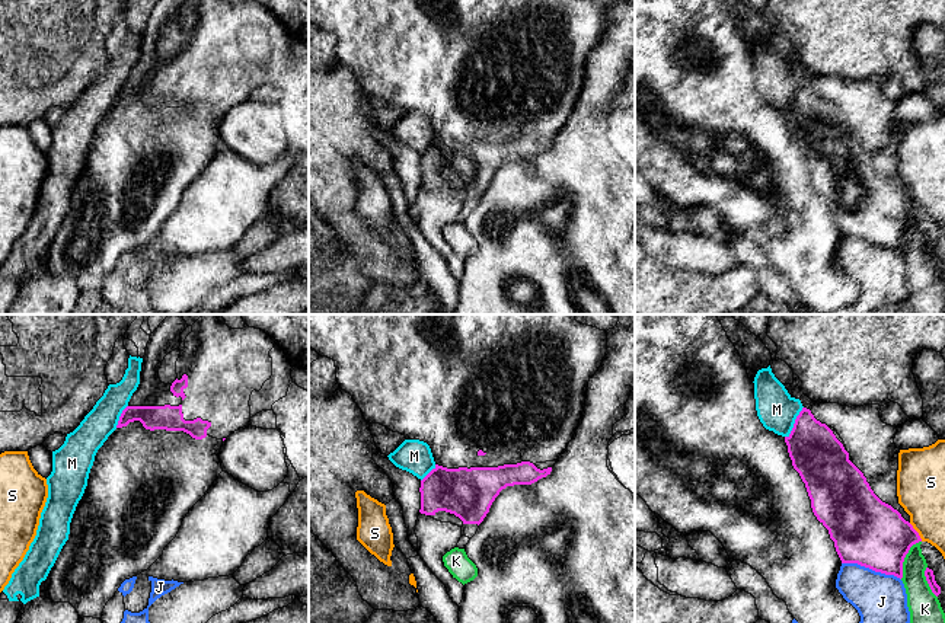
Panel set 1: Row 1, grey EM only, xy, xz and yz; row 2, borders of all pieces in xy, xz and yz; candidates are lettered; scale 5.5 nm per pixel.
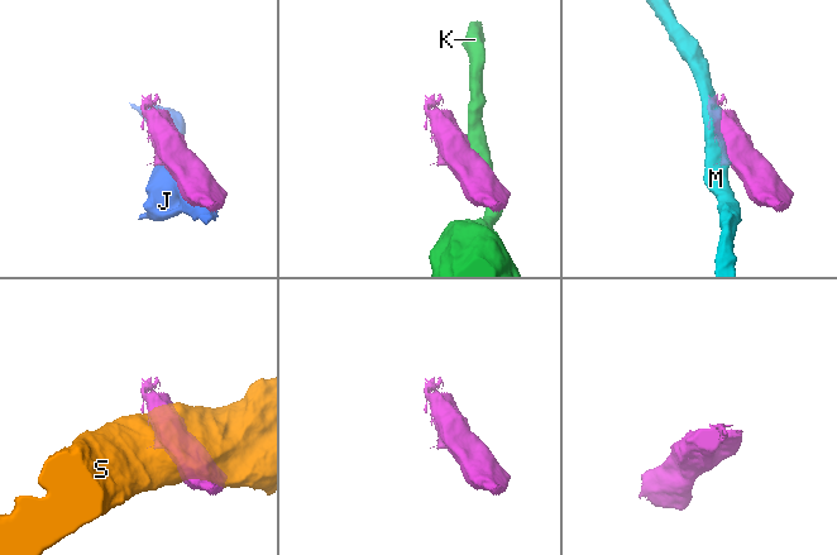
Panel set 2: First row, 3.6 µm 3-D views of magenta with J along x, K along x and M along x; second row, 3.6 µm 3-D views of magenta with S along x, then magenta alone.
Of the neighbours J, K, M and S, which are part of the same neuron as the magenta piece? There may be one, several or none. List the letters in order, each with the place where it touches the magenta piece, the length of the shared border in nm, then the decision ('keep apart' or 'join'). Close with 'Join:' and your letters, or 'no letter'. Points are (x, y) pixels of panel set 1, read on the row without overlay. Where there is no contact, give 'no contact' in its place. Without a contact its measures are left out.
J: contact yz (871, 242); length 340 nm; keep apart
K: contact yz (904, 230); length 240 nm; keep apart
M: contact yz (795, 96); length 200 nm; keep apart
S: contact yz (916, 205); length 130 nm; keep apart
Join: no letter

